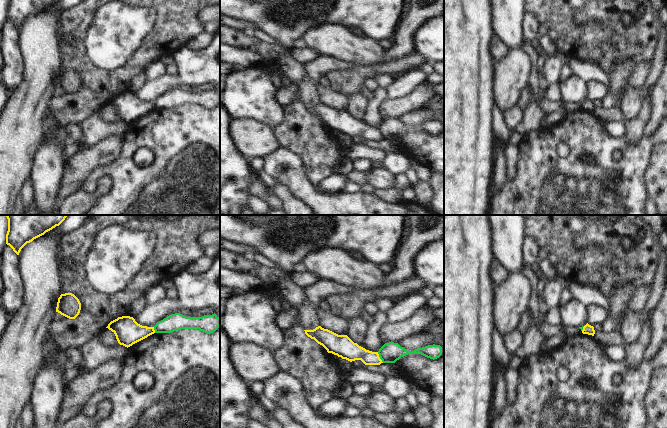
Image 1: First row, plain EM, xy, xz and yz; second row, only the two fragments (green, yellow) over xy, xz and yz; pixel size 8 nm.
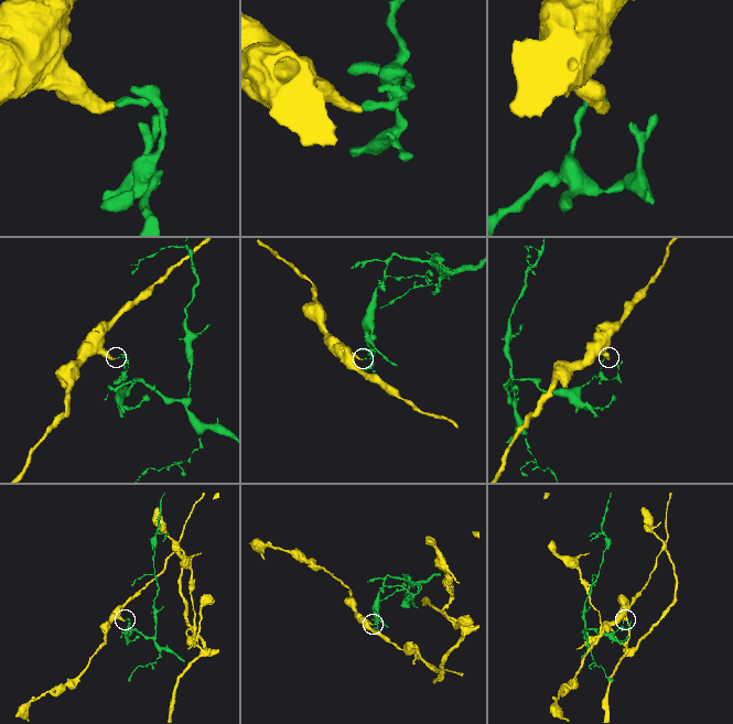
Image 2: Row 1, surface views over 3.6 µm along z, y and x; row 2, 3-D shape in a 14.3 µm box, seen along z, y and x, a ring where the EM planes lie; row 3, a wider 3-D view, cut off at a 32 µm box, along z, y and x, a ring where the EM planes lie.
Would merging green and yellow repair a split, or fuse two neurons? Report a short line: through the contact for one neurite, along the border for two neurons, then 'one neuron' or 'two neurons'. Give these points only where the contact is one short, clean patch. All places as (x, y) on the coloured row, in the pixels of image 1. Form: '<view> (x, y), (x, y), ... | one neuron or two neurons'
xz (377, 352), (383, 362) | two neurons

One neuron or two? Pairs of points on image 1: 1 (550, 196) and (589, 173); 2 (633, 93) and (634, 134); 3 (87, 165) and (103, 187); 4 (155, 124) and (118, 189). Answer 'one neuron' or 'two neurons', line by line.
1: one neuron
2: two neurons
3: two neurons
4: one neuron

